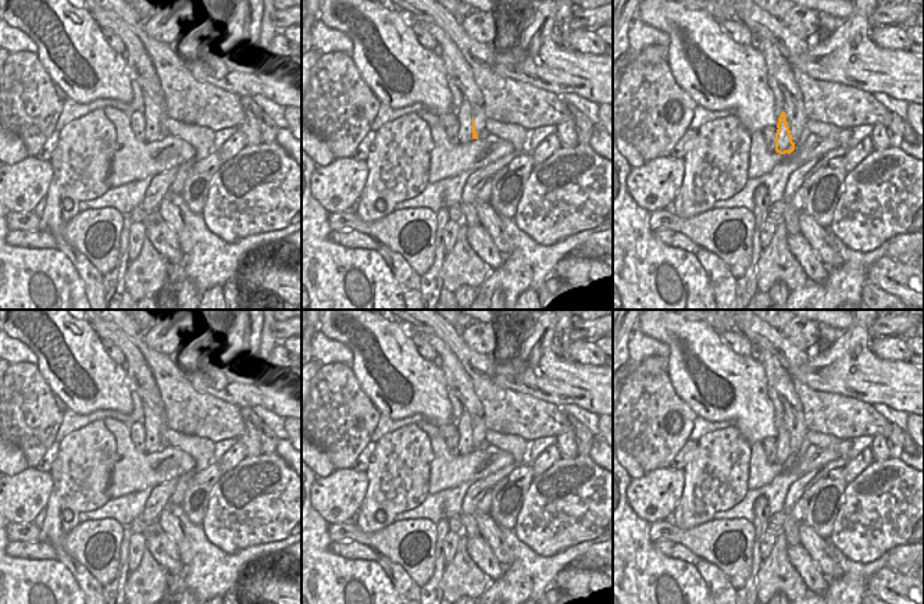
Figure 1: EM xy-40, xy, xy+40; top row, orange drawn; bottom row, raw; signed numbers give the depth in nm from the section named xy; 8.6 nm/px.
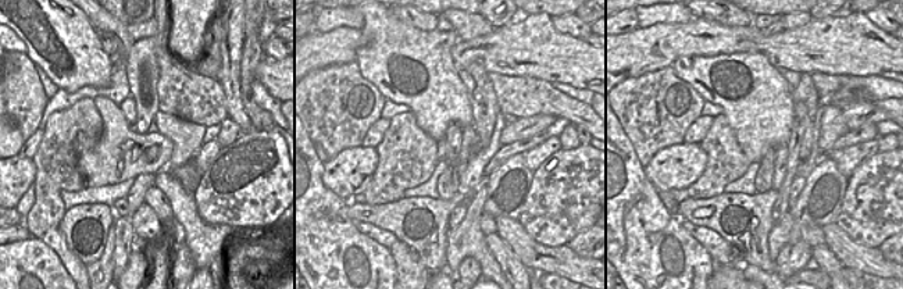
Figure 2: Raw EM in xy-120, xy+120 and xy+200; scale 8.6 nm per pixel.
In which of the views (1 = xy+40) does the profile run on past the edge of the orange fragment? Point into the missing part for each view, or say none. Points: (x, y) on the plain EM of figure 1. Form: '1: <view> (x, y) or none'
1: none

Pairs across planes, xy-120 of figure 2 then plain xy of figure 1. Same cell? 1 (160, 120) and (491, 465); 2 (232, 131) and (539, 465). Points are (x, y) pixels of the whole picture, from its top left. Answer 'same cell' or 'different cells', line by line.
1: different cells
2: same cell

